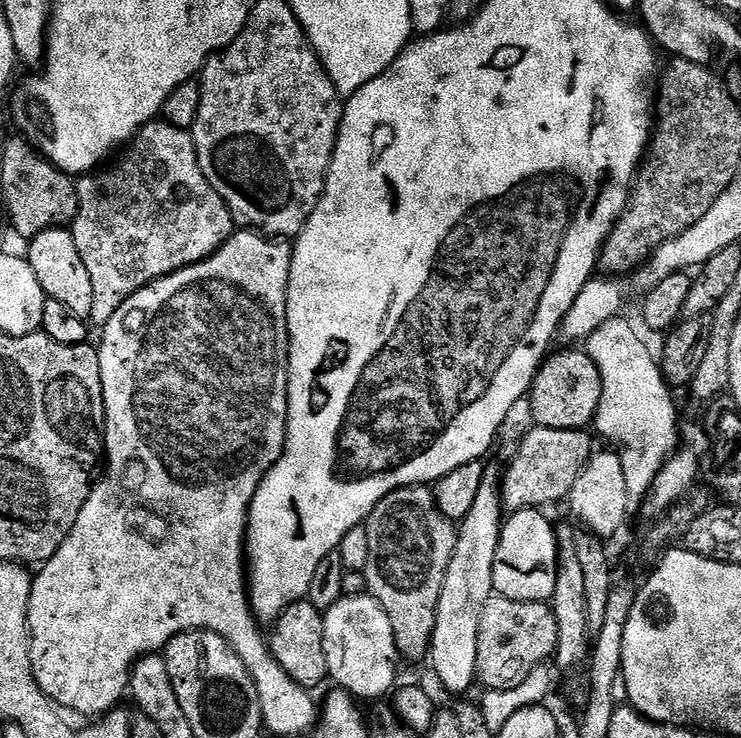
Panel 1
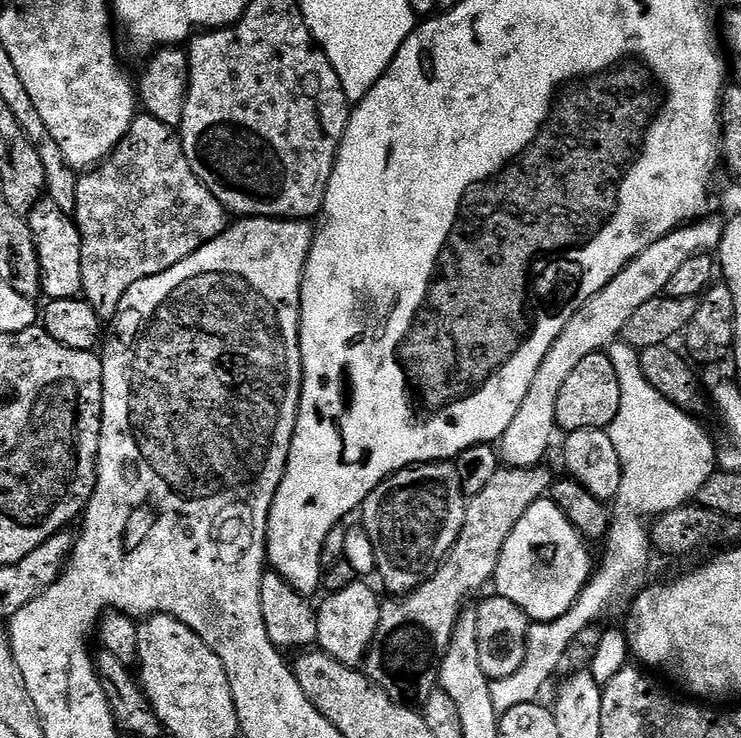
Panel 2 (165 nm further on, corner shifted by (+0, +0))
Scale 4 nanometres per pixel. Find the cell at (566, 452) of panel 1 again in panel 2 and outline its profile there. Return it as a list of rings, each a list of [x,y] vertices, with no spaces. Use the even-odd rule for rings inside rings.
[[[544,466],[500,467],[492,481],[477,496],[467,501],[464,509],[464,525],[454,546],[449,550],[448,557],[441,562],[440,569],[408,595],[401,596],[399,599],[388,598],[381,603],[378,630],[374,634],[374,642],[364,655],[362,668],[378,687],[386,690],[386,694],[390,694],[390,698],[399,700],[401,704],[420,706],[426,698],[430,698],[432,692],[437,691],[442,658],[446,658],[450,650],[450,638],[454,638],[454,626],[466,604],[464,599],[471,592],[476,592],[487,584],[489,587],[493,583],[498,558],[502,554],[502,546],[506,538],[510,538],[514,526],[518,526],[518,518],[522,518],[522,514],[526,514],[526,510],[530,510],[534,502],[543,500],[549,495],[553,479],[553,473],[548,473]]]

